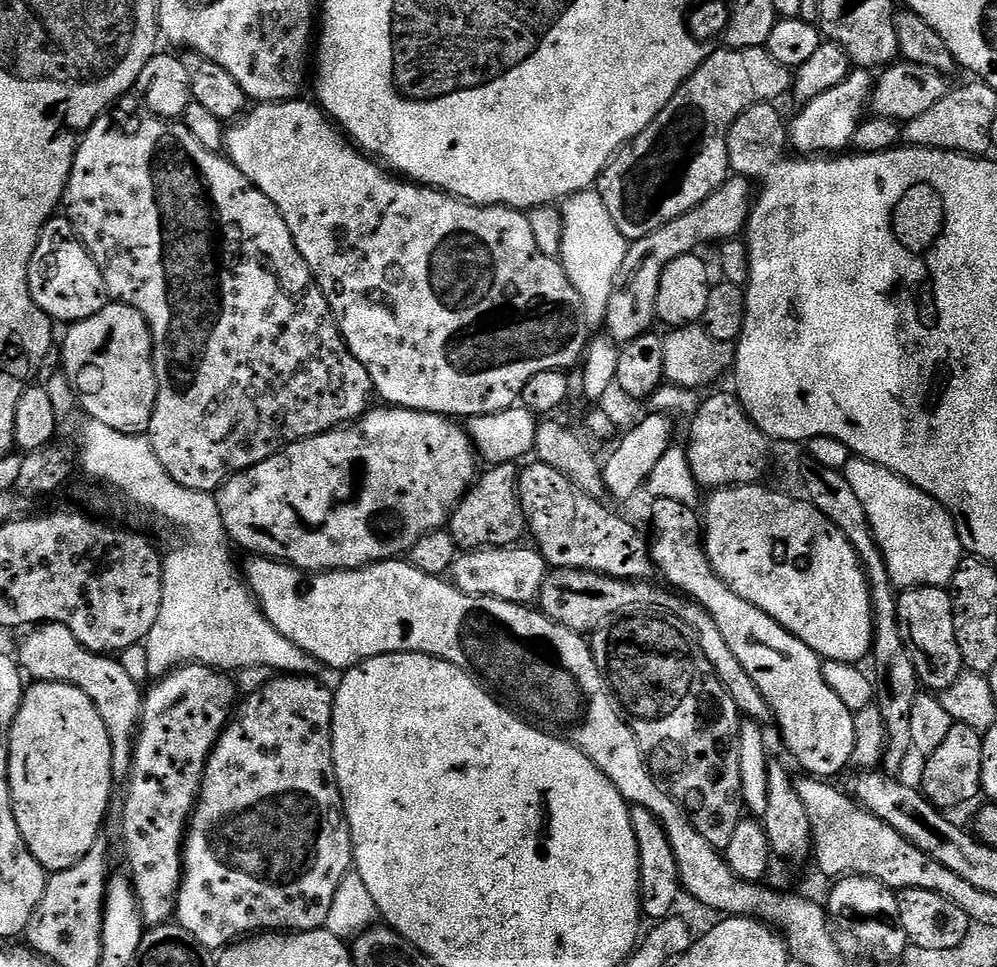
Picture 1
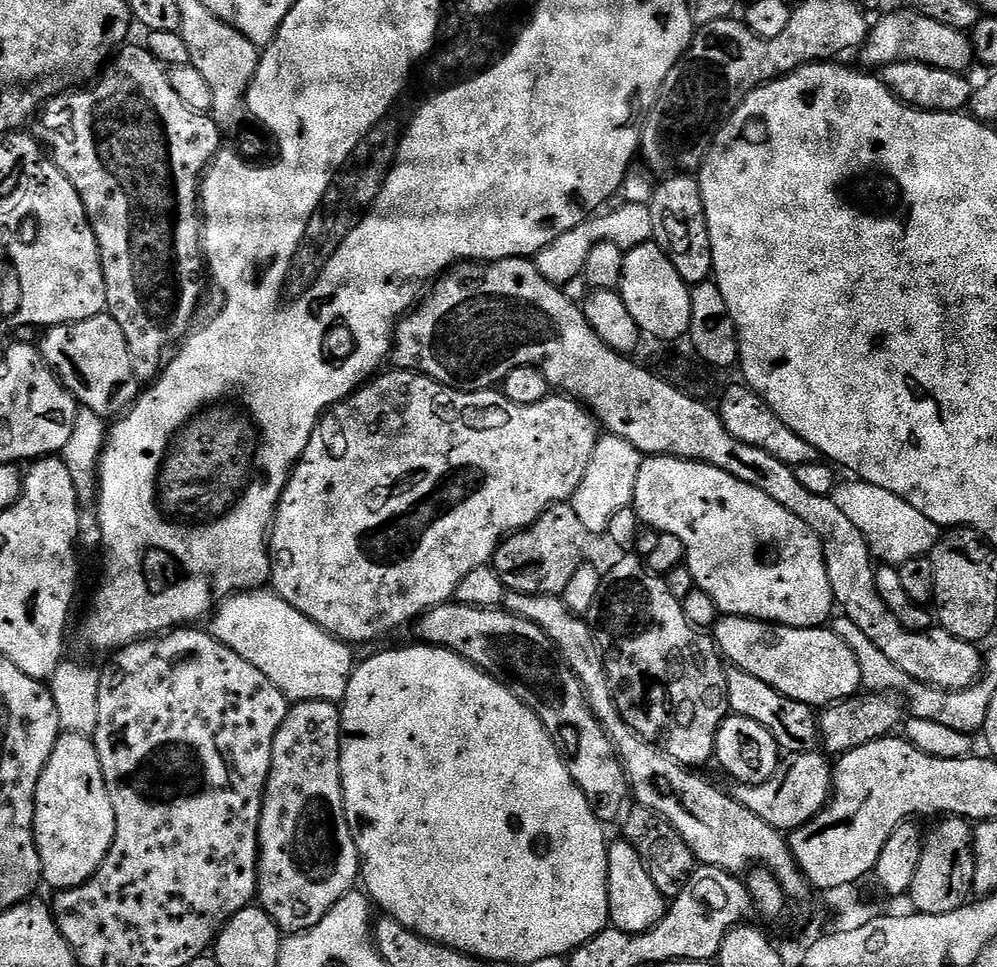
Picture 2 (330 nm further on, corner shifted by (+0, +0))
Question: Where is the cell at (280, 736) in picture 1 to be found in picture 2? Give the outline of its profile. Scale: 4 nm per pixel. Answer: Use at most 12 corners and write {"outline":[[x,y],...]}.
{"outline":[[289,707],[260,815],[259,907],[305,932],[360,880],[340,710]]}

